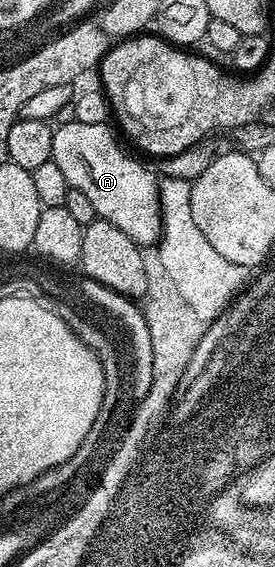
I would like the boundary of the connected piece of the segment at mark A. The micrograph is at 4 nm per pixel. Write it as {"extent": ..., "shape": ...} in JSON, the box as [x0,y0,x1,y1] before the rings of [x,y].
{"extent":[52,120,161,248],"shape":[[[72,120],[58,125],[52,136],[52,162],[61,170],[69,188],[82,191],[100,219],[111,221],[142,248],[160,241],[161,198],[156,173],[129,156],[120,146],[112,127]]]}

